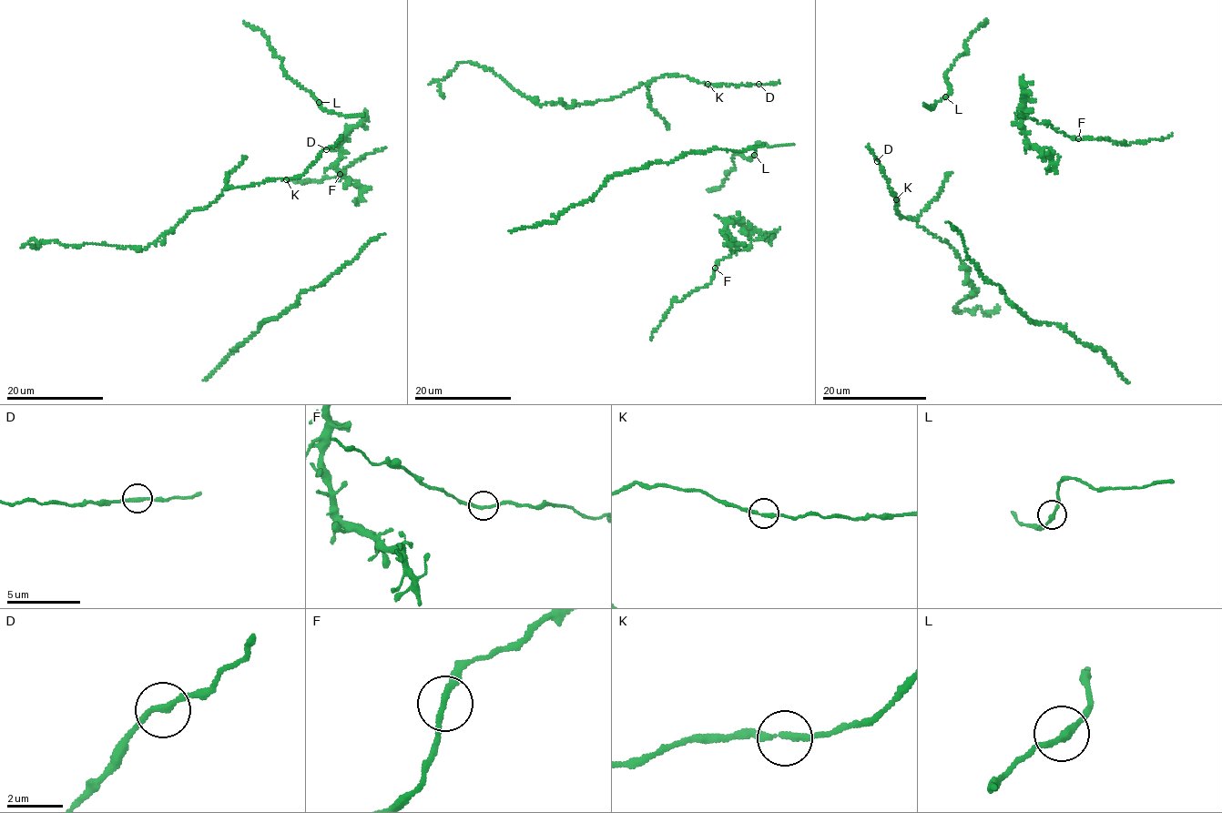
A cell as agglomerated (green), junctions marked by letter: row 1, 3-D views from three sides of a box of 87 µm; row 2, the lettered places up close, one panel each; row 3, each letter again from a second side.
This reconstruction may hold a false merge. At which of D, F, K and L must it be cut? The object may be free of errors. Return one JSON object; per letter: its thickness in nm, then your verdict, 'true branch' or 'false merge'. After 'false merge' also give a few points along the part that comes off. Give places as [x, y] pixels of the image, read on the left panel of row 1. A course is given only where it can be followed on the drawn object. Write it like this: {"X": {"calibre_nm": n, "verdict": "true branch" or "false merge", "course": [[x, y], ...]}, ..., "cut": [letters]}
{"D": {"calibre_nm": 220, "verdict": "true branch"}, "F": {"calibre_nm": 200, "verdict": "true branch"}, "K": {"calibre_nm": 220, "verdict": "true branch"}, "L": {"calibre_nm": 240, "verdict": "true branch"}, "cut": []}

